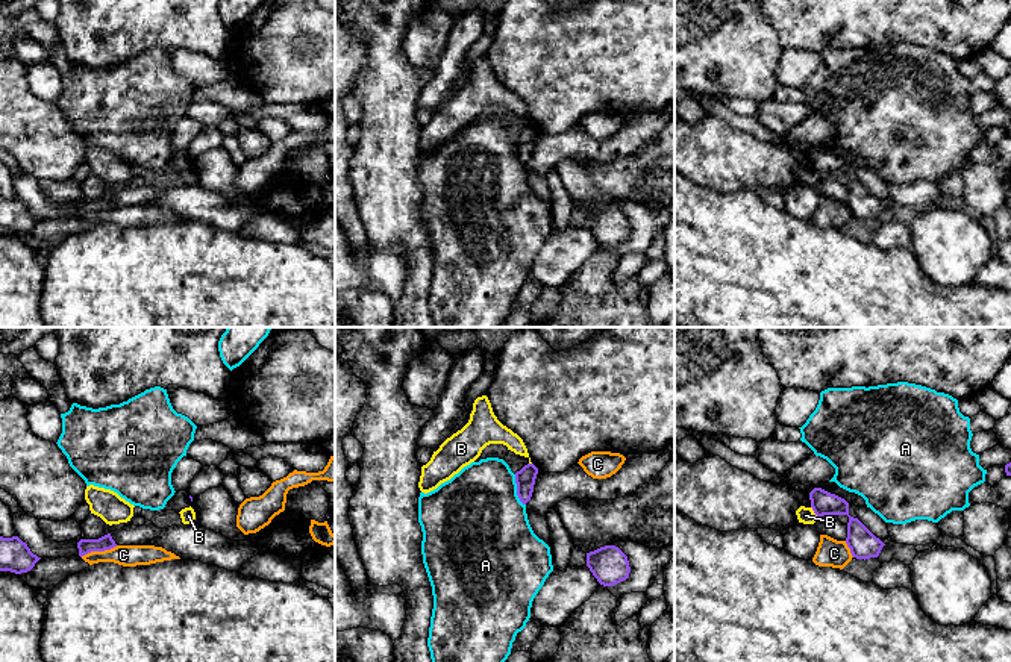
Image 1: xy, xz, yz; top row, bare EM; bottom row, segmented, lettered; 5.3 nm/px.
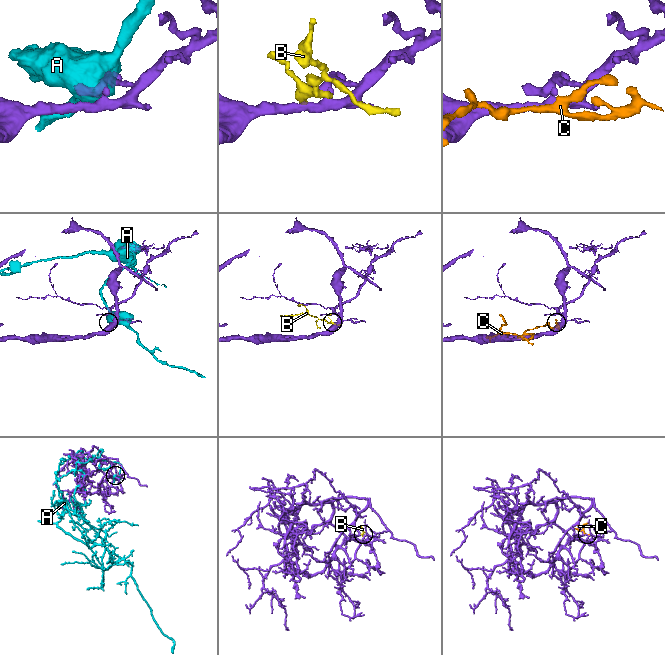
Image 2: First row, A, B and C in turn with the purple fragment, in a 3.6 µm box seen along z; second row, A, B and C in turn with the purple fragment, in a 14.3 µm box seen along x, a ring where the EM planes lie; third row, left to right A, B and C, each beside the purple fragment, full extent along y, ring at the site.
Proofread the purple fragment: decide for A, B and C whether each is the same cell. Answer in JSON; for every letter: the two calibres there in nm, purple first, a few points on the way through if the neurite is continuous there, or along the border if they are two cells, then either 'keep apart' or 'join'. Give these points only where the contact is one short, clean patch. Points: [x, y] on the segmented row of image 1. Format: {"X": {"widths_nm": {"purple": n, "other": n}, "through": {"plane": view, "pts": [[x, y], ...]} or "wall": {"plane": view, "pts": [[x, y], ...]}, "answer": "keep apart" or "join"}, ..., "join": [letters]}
{"A": {"widths_nm": {"purple": 110, "other": 480}, "answer": "keep apart"}, "B": {"widths_nm": {"purple": 130, "other": 90}, "wall": {"plane": "yz", "pts": [[811, 506], [817, 515]]}, "answer": "keep apart"}, "C": {"widths_nm": {"purple": 80, "other": 110}, "answer": "keep apart"}, "join": []}

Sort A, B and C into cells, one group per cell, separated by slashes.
A / B / C

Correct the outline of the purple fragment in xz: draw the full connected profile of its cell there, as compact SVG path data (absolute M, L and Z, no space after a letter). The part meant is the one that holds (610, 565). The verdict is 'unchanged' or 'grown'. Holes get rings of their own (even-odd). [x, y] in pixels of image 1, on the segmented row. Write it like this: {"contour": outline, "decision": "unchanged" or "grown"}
{"contour": "M615 545L587 553L587 567L603 586L614 586L629 577L628 556Z", "decision": "unchanged"}

